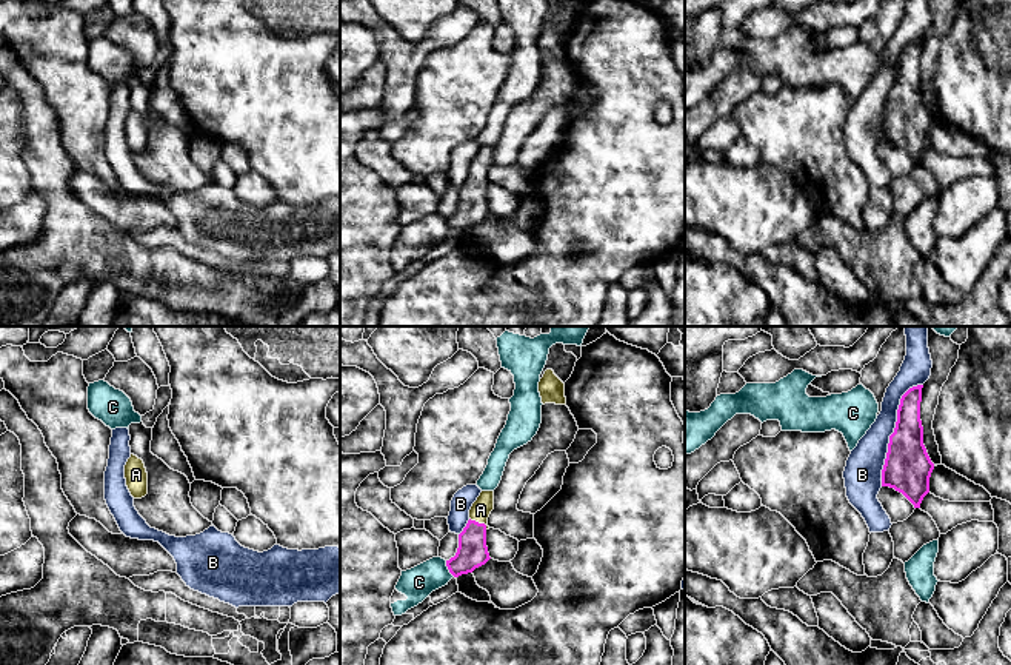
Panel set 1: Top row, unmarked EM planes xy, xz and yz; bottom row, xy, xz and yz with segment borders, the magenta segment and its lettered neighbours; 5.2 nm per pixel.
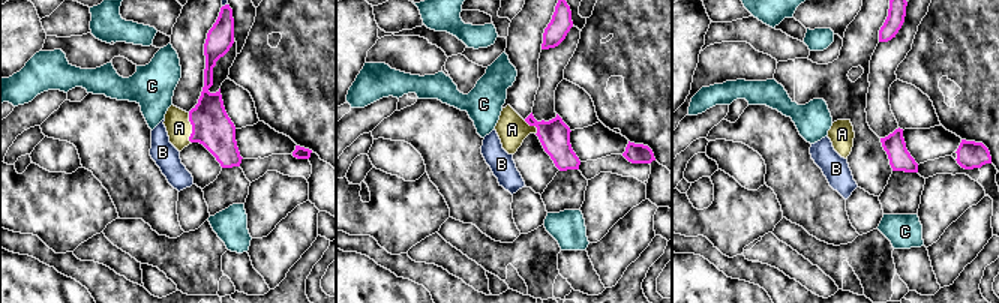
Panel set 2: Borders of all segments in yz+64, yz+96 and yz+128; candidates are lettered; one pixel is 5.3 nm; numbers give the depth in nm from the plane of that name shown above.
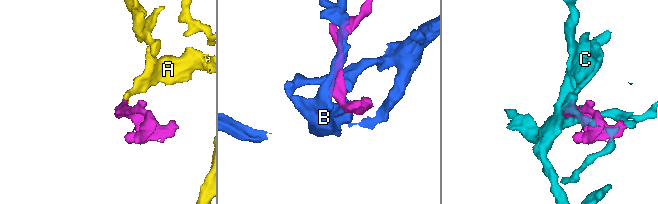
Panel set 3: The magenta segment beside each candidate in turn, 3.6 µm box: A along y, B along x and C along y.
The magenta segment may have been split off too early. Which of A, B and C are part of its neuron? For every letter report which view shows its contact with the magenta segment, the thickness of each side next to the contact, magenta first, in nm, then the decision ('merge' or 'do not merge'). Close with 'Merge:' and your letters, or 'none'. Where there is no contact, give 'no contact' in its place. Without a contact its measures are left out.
A: meets magenta in xz; 160 nm thick on the magenta side, 110 nm on the other; merge
B: meets magenta in yz; 240 nm thick on the magenta side, 190 nm on the other; do not merge
C: meets magenta in xz; 160 nm thick on the magenta side, 170 nm on the other; do not merge
Merge: A

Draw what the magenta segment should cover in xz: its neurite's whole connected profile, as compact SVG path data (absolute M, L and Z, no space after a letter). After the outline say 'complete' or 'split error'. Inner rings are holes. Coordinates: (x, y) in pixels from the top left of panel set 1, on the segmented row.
M482 491L469 510L469 520L459 534L459 548L446 566L454 577L472 573L491 557L486 546L488 517L494 510L494 491Z | split error

